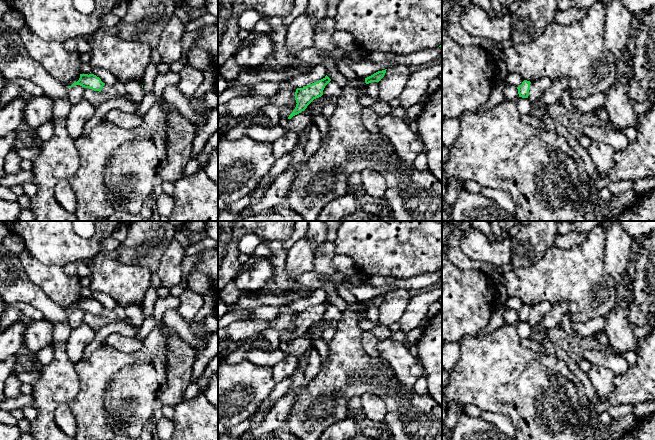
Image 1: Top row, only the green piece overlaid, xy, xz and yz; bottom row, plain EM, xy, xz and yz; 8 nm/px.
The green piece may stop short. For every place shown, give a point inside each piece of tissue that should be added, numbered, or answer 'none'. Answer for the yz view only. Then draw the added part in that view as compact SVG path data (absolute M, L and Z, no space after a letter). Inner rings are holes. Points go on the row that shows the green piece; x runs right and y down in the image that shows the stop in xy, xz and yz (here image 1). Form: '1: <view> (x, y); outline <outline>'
none

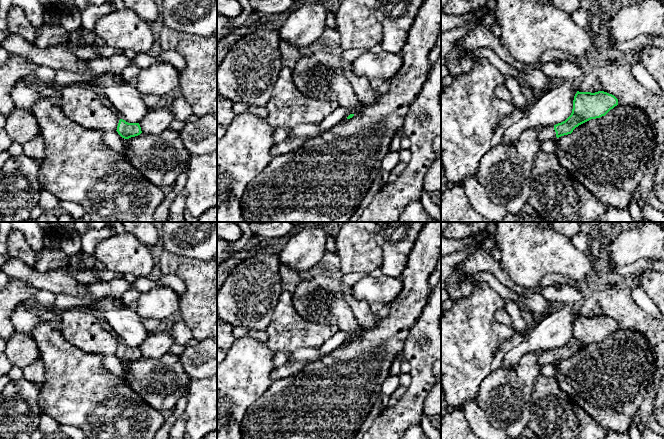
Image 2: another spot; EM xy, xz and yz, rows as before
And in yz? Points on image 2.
1: yz (548, 133); outline M554 125L545 127L538 135L539 143L544 141L555 141L557 139Z

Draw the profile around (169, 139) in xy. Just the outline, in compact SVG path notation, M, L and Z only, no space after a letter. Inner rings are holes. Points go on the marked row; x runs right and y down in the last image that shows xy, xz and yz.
M171 129L160 134L141 133L127 139L127 148L122 154L147 180L160 188L172 188L191 157L180 132Z

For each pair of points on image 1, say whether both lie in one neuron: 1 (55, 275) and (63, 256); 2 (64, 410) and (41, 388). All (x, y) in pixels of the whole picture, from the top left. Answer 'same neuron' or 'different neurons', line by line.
1: different neurons
2: different neurons

